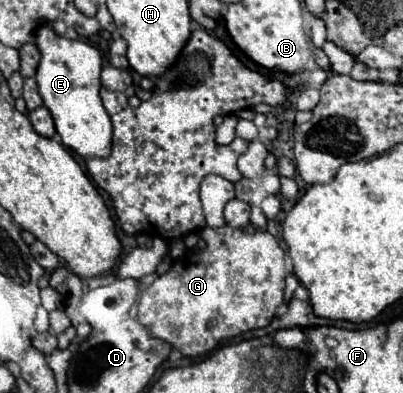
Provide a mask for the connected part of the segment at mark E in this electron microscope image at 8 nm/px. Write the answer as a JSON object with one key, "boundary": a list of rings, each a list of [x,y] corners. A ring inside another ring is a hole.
{"boundary":[[[49,23],[39,25],[33,41],[39,45],[39,65],[37,65],[37,87],[43,97],[43,105],[51,111],[55,119],[61,143],[81,157],[107,157],[111,151],[111,119],[101,103],[101,52],[85,41],[69,41],[61,37]]]}

